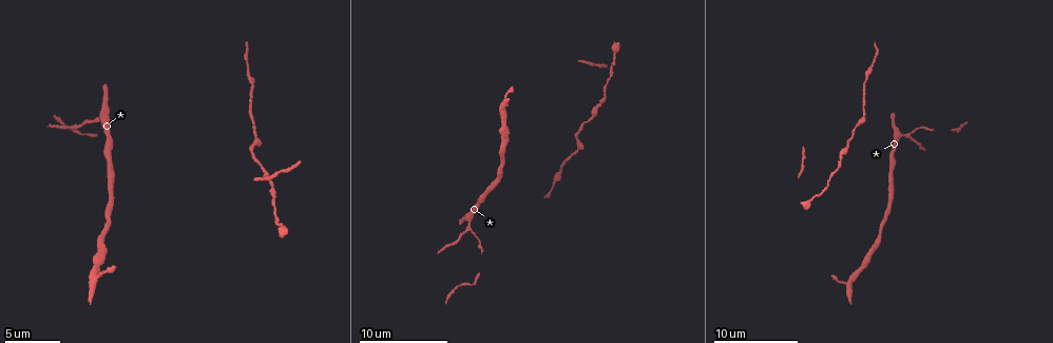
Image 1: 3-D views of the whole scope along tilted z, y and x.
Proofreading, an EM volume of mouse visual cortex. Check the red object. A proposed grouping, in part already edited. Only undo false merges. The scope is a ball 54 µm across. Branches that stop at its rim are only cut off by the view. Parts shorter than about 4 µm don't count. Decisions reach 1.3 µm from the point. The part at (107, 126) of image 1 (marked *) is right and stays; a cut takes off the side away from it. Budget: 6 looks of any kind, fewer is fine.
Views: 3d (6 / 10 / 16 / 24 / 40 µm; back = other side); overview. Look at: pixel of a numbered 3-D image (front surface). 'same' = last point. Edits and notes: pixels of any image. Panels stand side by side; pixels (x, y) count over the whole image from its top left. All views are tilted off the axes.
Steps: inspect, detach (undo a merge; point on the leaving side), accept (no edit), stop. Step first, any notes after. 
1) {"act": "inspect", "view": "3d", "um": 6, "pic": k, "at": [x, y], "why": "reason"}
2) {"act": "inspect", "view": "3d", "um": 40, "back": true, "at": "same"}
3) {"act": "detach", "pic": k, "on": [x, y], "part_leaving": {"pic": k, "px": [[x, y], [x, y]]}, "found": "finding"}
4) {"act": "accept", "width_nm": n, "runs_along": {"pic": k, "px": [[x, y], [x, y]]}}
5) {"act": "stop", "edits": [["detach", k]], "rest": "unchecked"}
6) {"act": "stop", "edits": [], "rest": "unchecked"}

{"act": "inspect", "view": "3d", "um": 10, "pic": 1, "at": [99, 239], "why": "sudden change in width"}

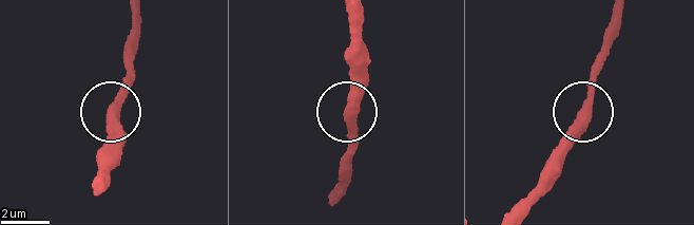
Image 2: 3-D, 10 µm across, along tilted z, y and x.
{"act": "accept", "runs_along": {"pic": 2, "px": [[330, 199], [349, 173], [350, 108], [372, 60]]}, "found": "one neuron here"}

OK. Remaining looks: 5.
{"act": "inspect", "view": "3d", "um": 6, "pic": 1, "at": [597, 103], "why": "calibre changes"}

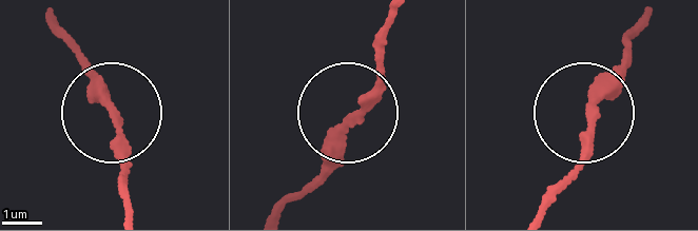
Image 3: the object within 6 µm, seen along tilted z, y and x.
{"act": "inspect", "view": "3d", "um": 6, "back": true, "pic": 3, "at": [592, 116], "why": "from behind"}

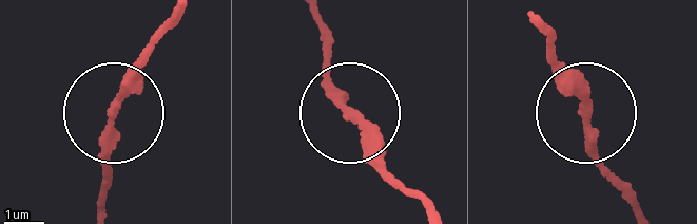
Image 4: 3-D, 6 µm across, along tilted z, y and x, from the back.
{"act": "accept", "found": "continuous, no second neuron"}

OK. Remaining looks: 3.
{"act": "inspect", "view": "3d", "um": 6, "pic": 1, "at": [577, 137], "why": "calibre changes"}

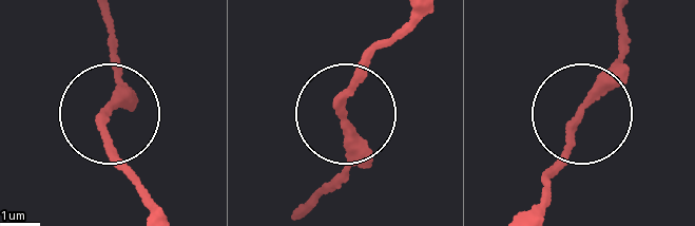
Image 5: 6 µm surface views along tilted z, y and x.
{"act": "inspect", "view": "3d", "um": 6, "back": true, "pic": 5, "at": [576, 118]}

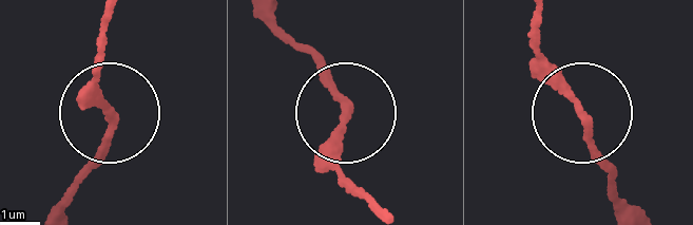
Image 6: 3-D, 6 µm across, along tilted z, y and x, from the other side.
{"act": "accept", "found": "one neuron here"}

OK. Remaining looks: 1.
{"act": "stop", "edits": [], "rest": "unchecked"}

